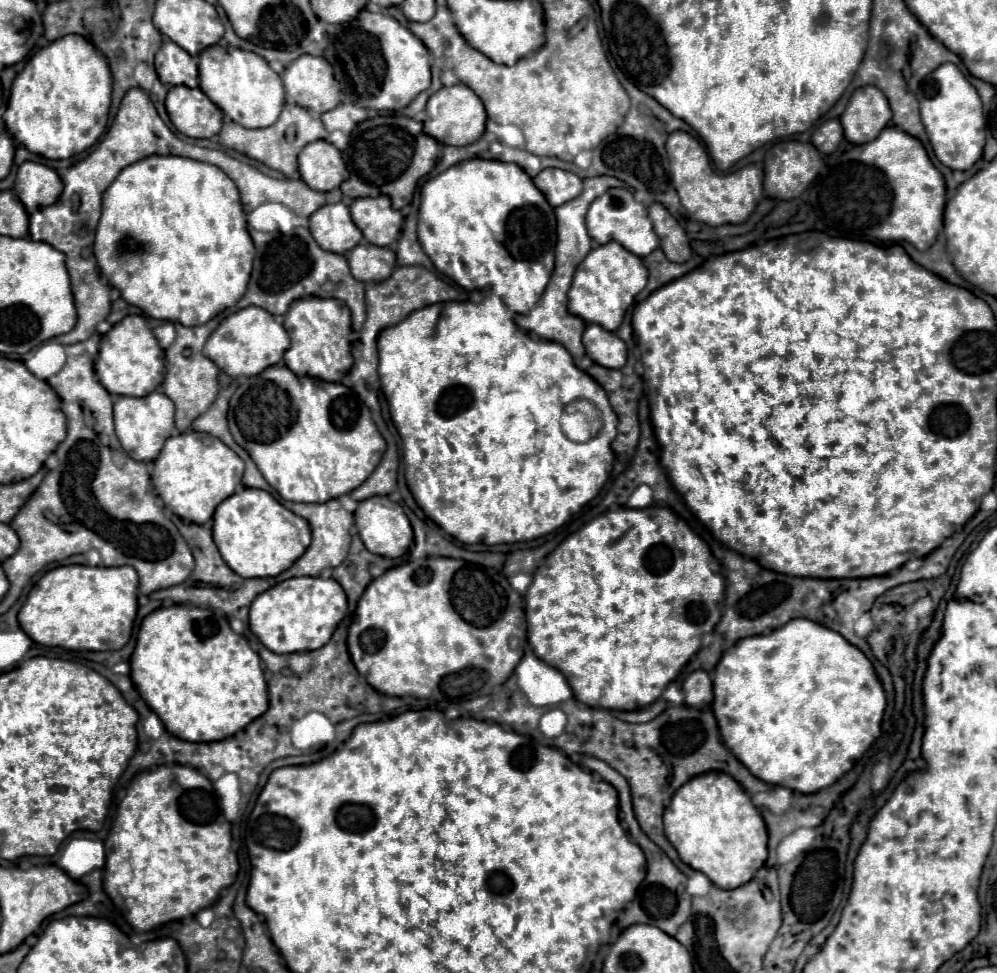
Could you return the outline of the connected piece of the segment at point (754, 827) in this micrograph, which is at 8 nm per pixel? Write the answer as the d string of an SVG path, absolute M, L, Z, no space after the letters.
M708 772L688 780L674 794L670 806L664 812L664 830L668 840L678 850L682 862L706 874L718 888L724 888L724 890L738 888L750 882L768 858L768 832L766 832L766 822L762 814L752 804L750 796L742 790L742 786L724 772Z

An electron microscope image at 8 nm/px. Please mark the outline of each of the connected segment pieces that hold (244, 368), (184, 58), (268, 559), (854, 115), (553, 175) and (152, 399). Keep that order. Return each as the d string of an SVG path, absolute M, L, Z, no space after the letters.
M248 306L238 312L228 314L220 326L210 334L204 344L204 356L214 360L220 370L228 376L256 376L268 366L274 366L282 360L284 352L290 348L290 336L286 334L284 326L274 320L270 312L258 306Z
M166 40L156 54L156 72L160 82L166 86L198 86L198 64L196 60L178 44Z
M244 488L226 498L214 512L214 542L224 562L242 578L268 578L288 570L310 544L310 526L284 508L270 492Z
M862 86L850 96L840 122L846 140L850 140L852 144L866 144L880 134L890 118L892 110L884 92L876 86Z
M558 168L542 170L534 178L534 184L554 208L568 200L574 200L582 192L582 180L576 174Z
M152 392L144 398L118 396L114 402L114 426L122 448L128 452L132 460L156 460L166 438L174 434L174 402L164 392Z

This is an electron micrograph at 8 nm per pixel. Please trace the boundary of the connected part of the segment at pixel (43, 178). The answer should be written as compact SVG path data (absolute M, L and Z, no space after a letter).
M24 162L18 168L14 192L32 214L38 208L50 206L62 192L62 180L50 166L38 162Z

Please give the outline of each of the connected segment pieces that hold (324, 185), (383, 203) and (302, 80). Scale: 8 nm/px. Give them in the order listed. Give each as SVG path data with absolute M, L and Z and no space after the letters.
M316 140L304 146L298 156L298 170L302 180L320 192L338 188L348 176L348 168L342 160L340 150L326 140Z
M386 194L376 198L356 198L350 206L350 214L366 242L374 246L392 244L402 230L402 214L392 208Z
M304 54L296 58L290 66L286 66L282 82L286 94L296 104L318 114L334 110L342 100L342 92L334 80L332 68L322 56Z

